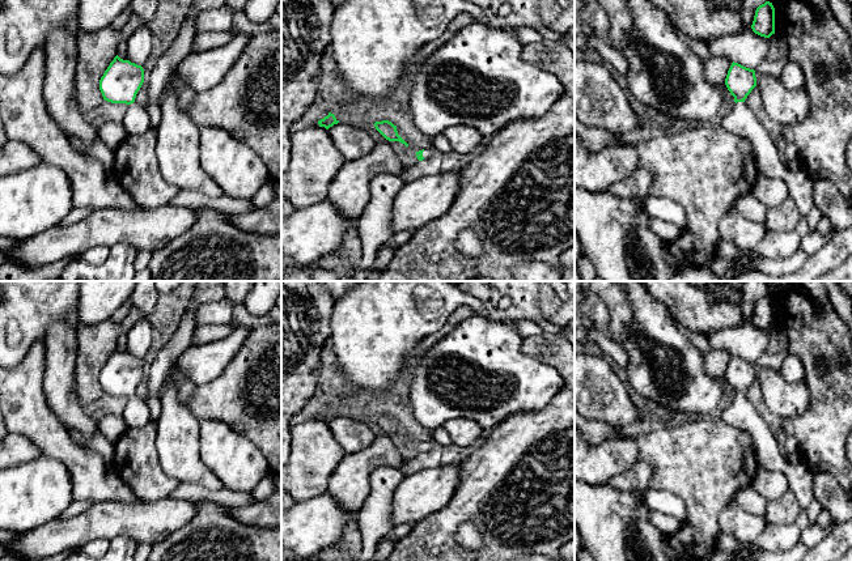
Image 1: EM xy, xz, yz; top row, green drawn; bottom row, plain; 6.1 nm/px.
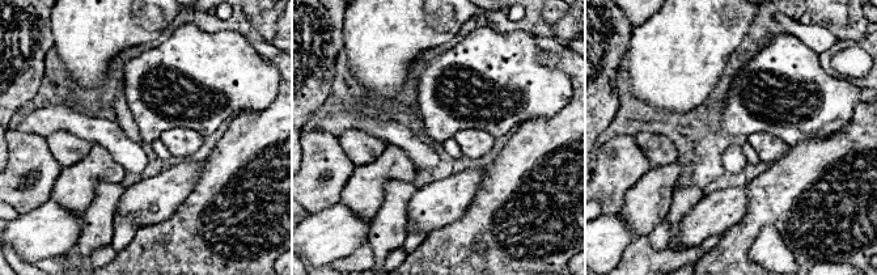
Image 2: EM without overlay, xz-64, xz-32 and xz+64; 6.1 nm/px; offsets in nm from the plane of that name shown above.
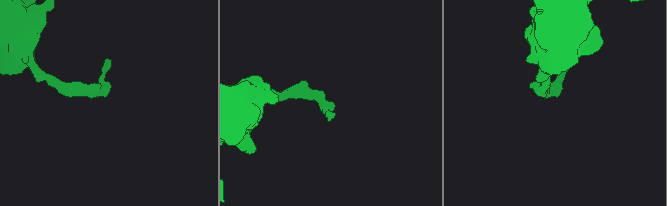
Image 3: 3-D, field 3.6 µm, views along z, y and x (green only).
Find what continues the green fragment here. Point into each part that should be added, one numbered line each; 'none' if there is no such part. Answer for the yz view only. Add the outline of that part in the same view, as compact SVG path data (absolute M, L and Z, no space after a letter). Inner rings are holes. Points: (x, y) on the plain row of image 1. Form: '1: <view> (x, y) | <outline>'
1: yz (740, 413) | M745 395L734 396L730 405L722 412L721 420L750 435L762 468L785 475L789 488L798 501L800 513L790 524L768 524L753 543L739 543L720 531L716 539L717 551L729 554L743 553L745 561L756 561L756 551L779 552L790 549L810 526L806 510L815 500L813 494L814 473L805 463L790 464L788 462L787 456L780 452L775 435Z

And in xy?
1: xy (136, 413) | M136 395L128 398L128 403L122 417L128 428L141 428L151 421L149 409L144 399Z

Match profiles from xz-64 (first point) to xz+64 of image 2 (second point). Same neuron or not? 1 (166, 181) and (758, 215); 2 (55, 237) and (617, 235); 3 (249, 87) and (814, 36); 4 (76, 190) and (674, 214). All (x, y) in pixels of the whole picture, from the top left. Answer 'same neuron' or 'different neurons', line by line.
1: different neurons
2: same neuron
3: different neurons
4: different neurons

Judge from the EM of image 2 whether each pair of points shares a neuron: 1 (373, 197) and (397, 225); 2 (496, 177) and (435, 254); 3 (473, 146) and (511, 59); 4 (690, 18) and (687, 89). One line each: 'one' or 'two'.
1: two
2: one
3: two
4: one

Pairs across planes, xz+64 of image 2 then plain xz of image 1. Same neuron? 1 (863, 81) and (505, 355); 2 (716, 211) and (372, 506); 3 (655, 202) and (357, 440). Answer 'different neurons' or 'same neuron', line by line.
1: different neurons
2: different neurons
3: different neurons

